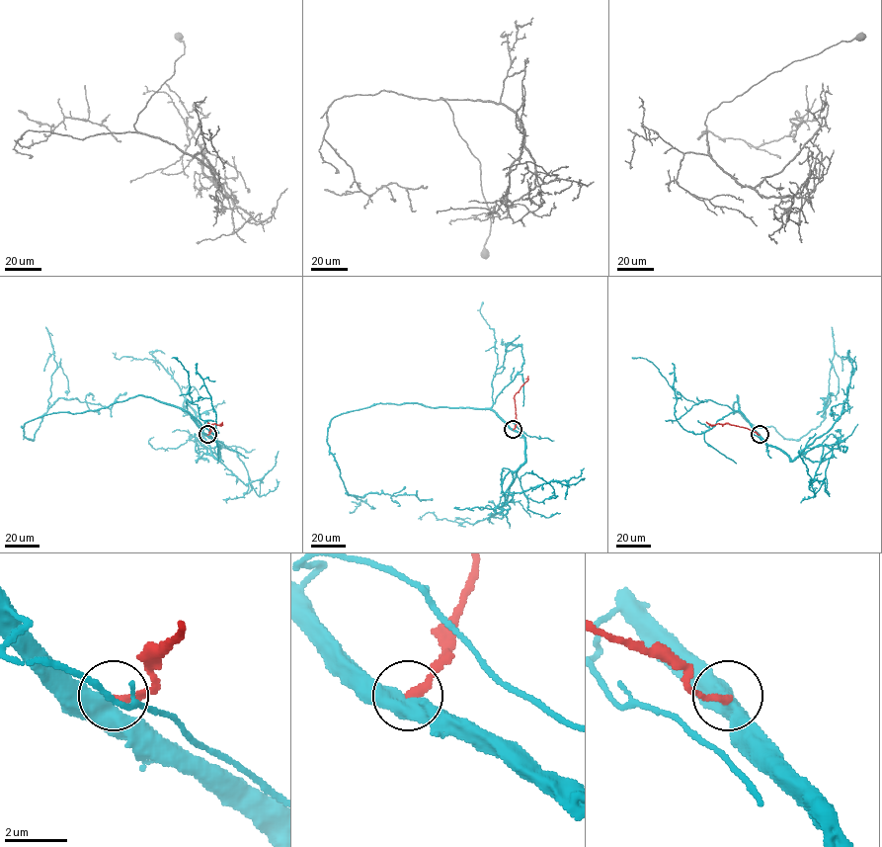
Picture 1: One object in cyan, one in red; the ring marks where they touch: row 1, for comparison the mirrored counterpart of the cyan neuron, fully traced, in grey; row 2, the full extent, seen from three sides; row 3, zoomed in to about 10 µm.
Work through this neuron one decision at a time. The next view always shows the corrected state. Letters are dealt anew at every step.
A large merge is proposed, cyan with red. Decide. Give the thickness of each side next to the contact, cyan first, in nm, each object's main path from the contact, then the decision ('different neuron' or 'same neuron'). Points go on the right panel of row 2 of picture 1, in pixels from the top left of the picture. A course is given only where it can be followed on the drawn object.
500 nm thick on the cyan side, 260 nm on the other; cyan runs (759, 434), (739, 410), (737, 395), (733, 413), (798, 440), (825, 418), (823, 398), (825, 408), (830, 392); red runs (759, 434), (746, 428), (706, 422); different neuron

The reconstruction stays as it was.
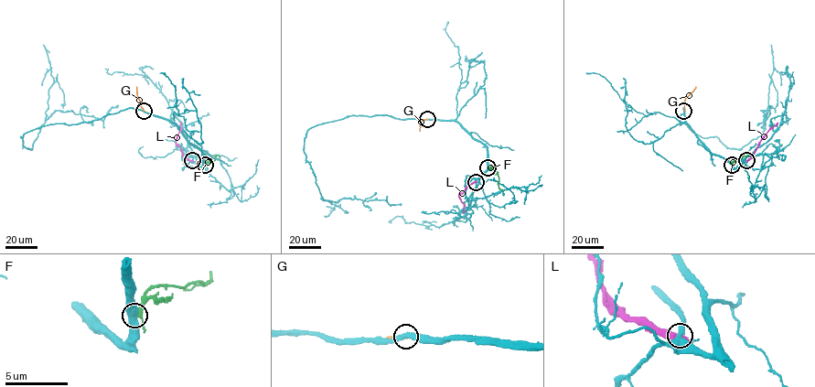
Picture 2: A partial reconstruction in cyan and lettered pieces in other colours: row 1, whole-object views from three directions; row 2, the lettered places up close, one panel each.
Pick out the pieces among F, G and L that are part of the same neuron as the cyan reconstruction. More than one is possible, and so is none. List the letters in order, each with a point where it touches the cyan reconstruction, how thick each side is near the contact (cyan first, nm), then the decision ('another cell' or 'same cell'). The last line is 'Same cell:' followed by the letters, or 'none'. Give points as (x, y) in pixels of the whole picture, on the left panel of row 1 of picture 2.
F: meets cyan at (205, 165); 600 nm thick on the cyan side, 360 nm on the other; another cell
G: meets cyan at (144, 111); 440 nm thick on the cyan side, 280 nm on the other; same cell
L: meets cyan at (192, 160); 360 nm thick on the cyan side, 500 nm on the other; another cell
Same cell: G

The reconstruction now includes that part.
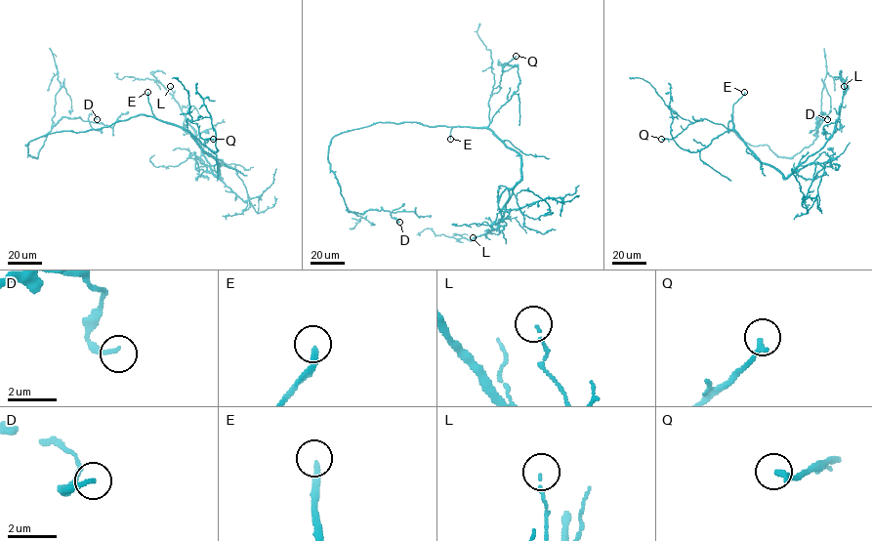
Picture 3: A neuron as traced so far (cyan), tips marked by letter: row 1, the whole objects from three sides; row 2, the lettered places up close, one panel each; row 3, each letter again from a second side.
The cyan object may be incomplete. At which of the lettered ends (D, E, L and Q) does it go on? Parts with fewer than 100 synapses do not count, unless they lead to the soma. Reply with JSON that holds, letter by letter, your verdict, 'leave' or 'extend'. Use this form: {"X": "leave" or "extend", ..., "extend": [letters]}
{"D": "leave", "E": "extend", "L": "leave", "Q": "leave", "extend": ["E"]}

